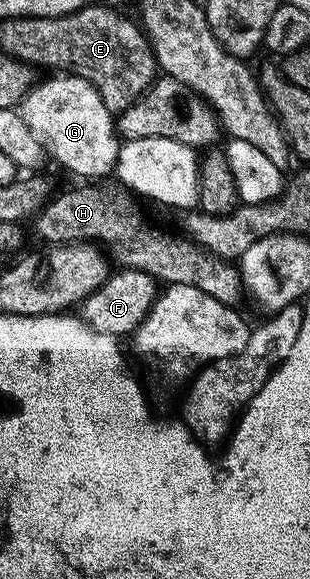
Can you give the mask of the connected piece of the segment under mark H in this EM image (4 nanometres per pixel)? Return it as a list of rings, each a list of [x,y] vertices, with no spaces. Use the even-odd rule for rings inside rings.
[[[113,183],[107,189],[72,189],[57,197],[58,194],[47,201],[32,221],[35,231],[50,241],[46,243],[51,246],[97,243],[104,247],[115,266],[146,272],[158,283],[200,287],[204,295],[212,295],[212,299],[220,299],[225,305],[237,306],[242,293],[244,297],[242,275],[237,264],[207,253],[185,236],[173,237],[170,233],[153,229],[142,218],[138,201],[129,189]]]

